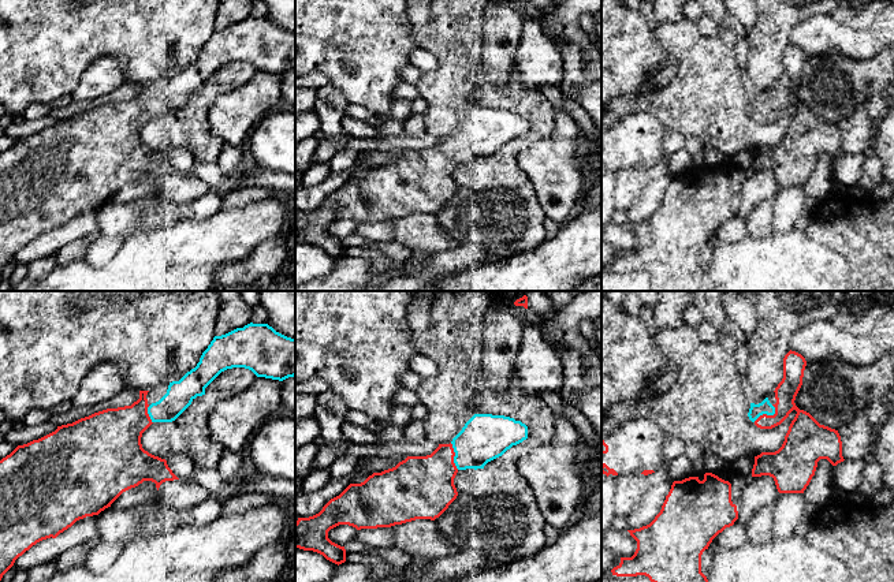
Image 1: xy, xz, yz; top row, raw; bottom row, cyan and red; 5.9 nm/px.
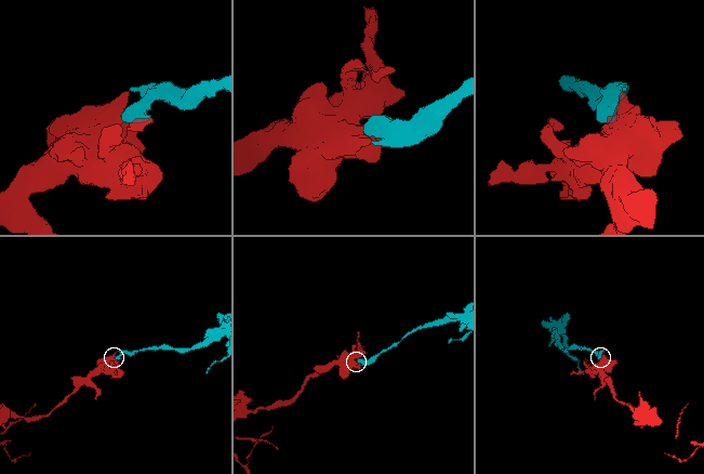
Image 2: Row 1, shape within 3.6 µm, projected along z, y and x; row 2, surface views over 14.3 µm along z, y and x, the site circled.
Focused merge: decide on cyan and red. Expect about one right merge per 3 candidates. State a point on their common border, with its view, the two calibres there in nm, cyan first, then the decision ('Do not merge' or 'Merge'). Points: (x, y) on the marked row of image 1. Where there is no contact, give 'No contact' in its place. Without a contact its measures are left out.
Touches cyan at yz (766, 413). Thickness 80 nm (cyan) against 190 nm. Merge

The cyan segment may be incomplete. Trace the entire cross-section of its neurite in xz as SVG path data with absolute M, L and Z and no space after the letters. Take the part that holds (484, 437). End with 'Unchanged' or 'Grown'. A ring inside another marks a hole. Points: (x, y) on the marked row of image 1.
M474 414L450 444L439 447L426 456L407 456L395 467L373 473L361 484L350 484L339 496L331 499L323 510L295 522L295 548L313 551L327 560L342 564L346 549L328 538L328 531L339 525L361 529L391 527L416 519L439 518L457 499L454 478L459 470L484 469L513 445L528 439L528 426L504 415Z. Grown

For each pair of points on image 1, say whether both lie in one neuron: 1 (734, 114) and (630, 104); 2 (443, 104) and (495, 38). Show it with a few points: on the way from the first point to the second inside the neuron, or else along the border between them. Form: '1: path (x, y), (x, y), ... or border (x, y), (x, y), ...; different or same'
1: path (708, 104), (656, 104); same
2: border (483, 15), (481, 48); different

